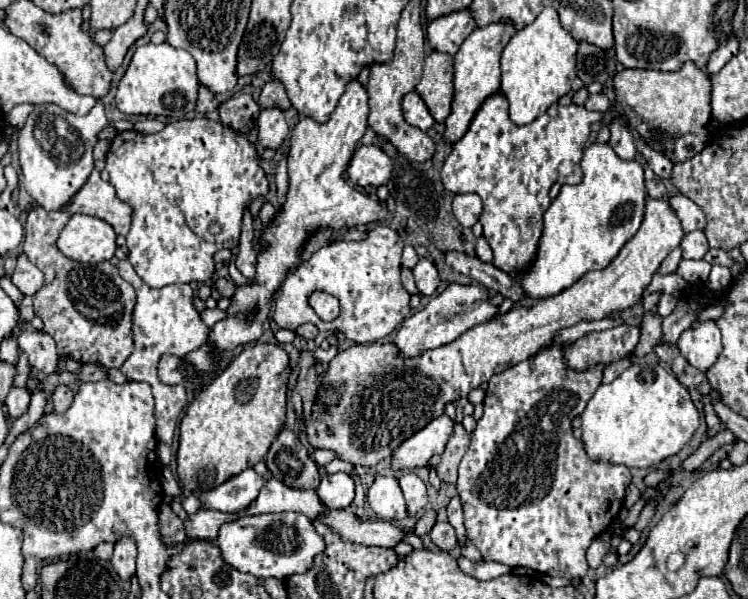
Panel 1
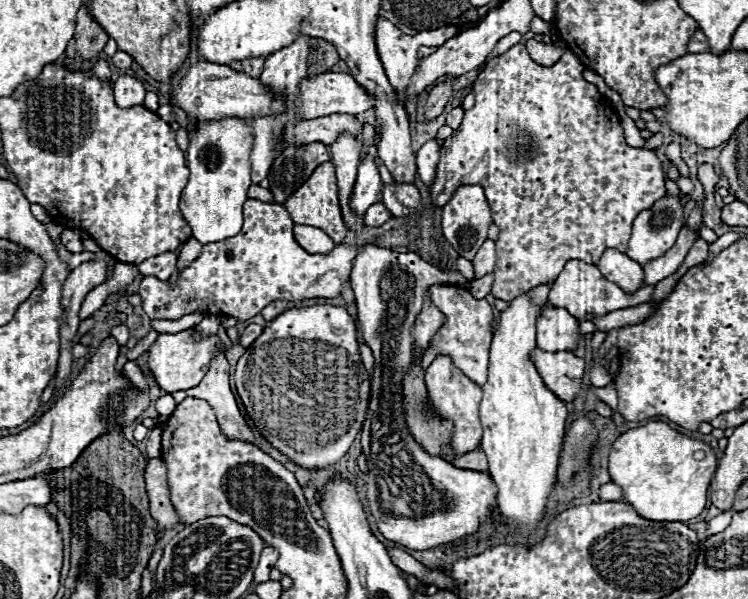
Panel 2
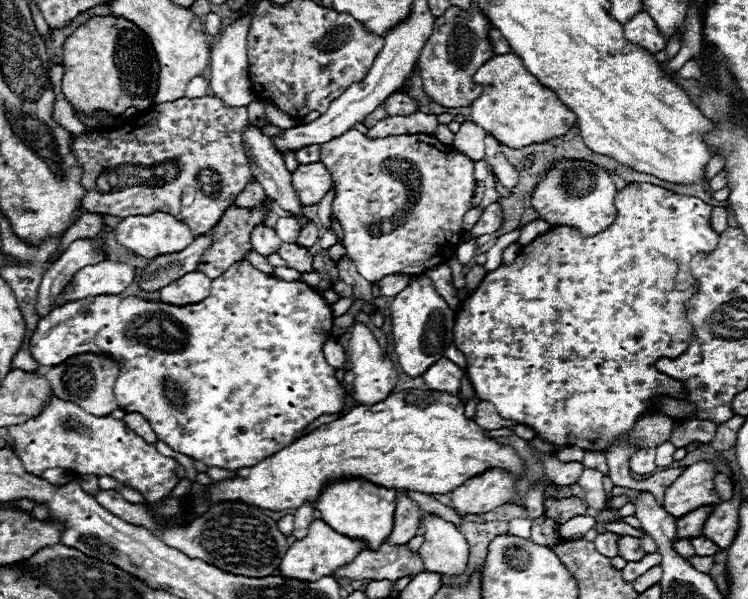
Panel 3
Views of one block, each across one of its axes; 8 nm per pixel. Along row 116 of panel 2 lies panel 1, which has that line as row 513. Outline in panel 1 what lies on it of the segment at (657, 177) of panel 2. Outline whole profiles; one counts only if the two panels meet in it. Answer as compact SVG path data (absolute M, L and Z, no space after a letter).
M562 342L550 346L532 356L532 360L510 366L488 380L484 416L470 434L470 448L460 462L456 490L464 510L466 536L482 552L484 560L572 580L586 576L586 550L592 540L606 532L618 518L632 474L630 468L622 464L588 460L582 440L572 436L572 420L586 408L600 386L604 364L594 364L588 370L574 370L566 364L566 346L570 344Z

